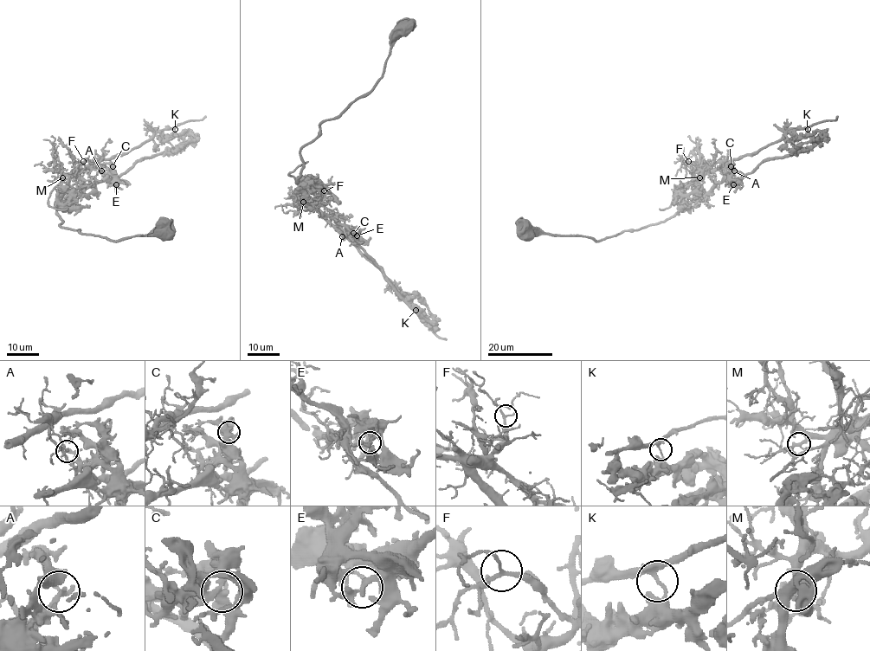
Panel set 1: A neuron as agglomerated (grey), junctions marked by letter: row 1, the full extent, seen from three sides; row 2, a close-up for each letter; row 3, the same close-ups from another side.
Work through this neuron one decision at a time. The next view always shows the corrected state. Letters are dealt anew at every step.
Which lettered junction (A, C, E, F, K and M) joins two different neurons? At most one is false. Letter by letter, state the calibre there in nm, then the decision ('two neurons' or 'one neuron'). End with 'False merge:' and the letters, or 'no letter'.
A: 190 nm | one neuron
C: 260 nm | one neuron
E: 200 nm | one neuron
F: 160 nm | one neuron
K: 240 nm | two neurons
M: 200 nm | one neuron
False merge: K

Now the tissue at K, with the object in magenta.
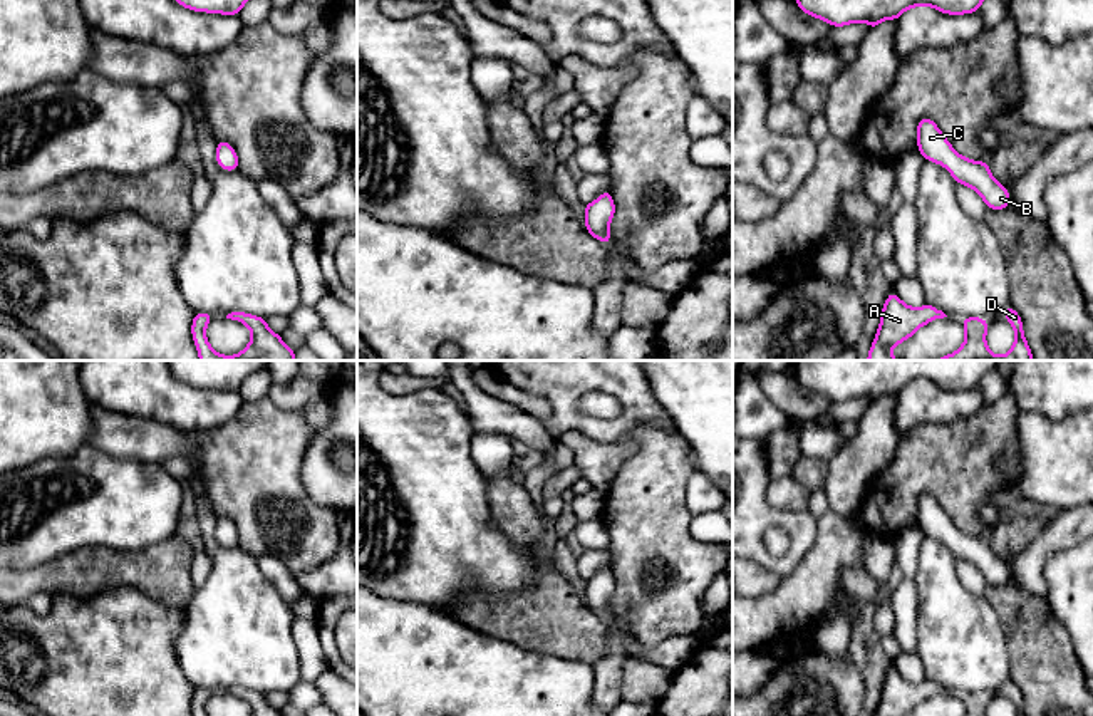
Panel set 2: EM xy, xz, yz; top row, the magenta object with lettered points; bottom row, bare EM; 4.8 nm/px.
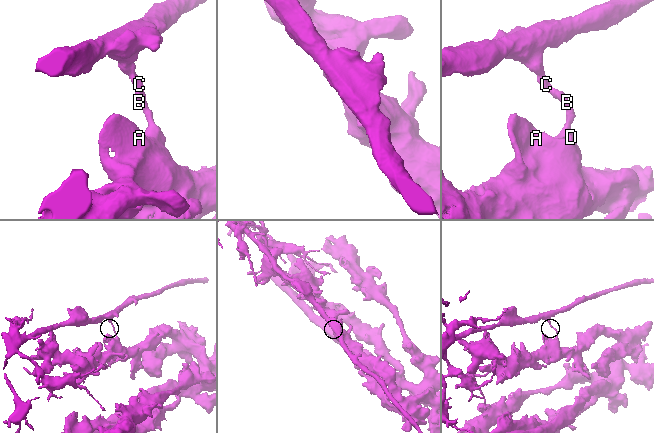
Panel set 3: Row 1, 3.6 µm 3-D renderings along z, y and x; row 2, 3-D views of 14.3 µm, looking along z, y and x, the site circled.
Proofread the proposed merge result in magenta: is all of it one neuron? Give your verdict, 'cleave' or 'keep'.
cleave

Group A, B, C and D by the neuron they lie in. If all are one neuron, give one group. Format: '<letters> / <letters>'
A B D / C

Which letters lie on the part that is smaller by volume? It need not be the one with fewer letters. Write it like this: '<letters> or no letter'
C

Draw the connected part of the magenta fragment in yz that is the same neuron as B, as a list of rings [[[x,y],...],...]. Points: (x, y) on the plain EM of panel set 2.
[[[957,527],[949,548],[954,557],[972,563],[989,585],[1006,585],[1011,579],[1009,567],[991,550],[987,537],[972,537]]]

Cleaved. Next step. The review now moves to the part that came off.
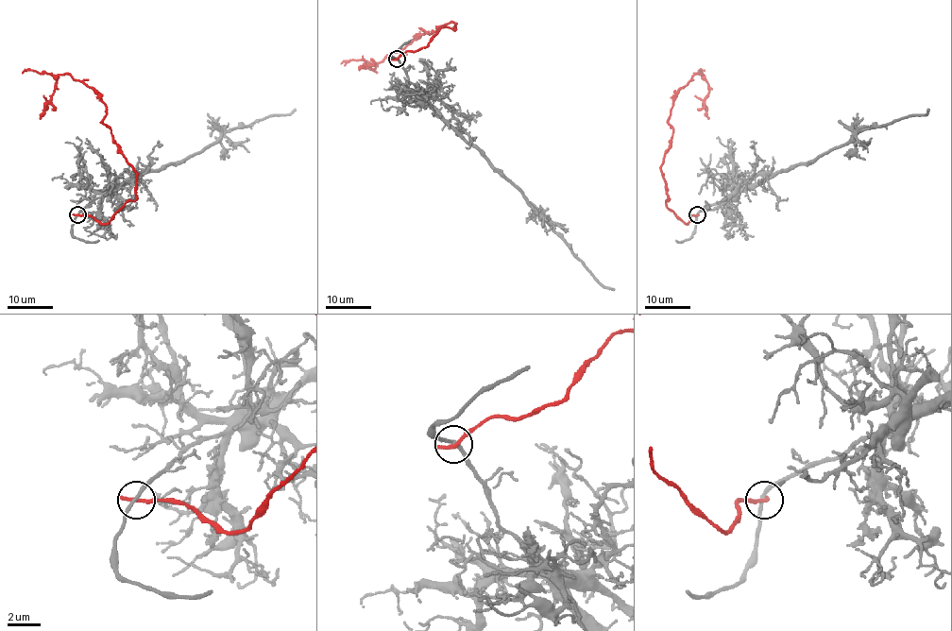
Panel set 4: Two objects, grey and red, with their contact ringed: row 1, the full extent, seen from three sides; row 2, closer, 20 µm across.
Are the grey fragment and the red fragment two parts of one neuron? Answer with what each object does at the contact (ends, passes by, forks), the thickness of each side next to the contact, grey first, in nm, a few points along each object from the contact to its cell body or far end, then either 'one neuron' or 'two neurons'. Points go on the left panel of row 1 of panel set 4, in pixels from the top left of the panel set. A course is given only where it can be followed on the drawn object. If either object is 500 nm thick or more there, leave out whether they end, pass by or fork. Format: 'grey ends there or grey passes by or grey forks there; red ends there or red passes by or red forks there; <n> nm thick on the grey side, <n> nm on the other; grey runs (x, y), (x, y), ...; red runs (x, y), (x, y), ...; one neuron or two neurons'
grey passes by; red ends there; 220 nm thick on the grey side, 300 nm on the other; grey runs (77, 215), (93, 199), (121, 189), (147, 172), (183, 162), (229, 129), (296, 110); red runs (77, 215), (107, 223), (134, 200), (133, 167), (102, 123), (100, 96), (69, 75), (58, 76), (40, 119); two neurons

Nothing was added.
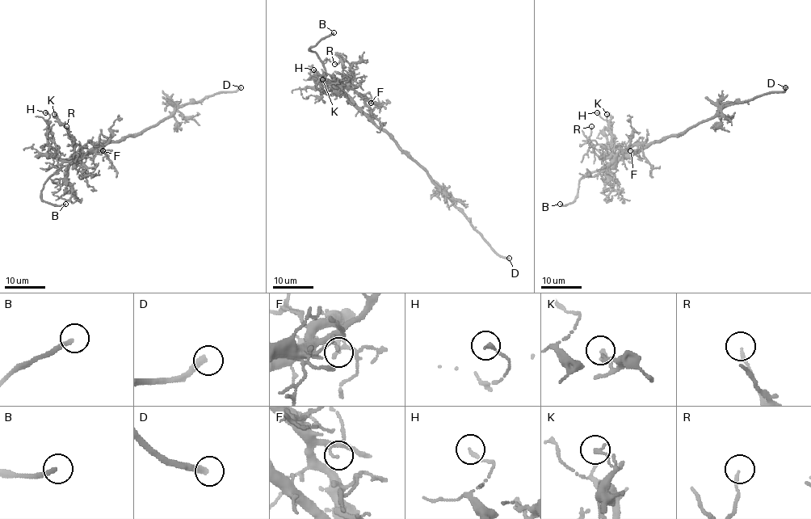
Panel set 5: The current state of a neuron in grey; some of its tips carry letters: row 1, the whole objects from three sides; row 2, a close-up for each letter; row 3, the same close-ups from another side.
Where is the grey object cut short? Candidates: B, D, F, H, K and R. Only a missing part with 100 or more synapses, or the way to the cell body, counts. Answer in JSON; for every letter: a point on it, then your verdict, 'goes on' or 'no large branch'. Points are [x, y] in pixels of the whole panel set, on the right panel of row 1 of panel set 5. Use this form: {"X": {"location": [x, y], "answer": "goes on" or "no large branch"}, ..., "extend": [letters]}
{"B": {"location": [560, 204], "answer": "goes on"}, "D": {"location": [785, 87], "answer": "goes on"}, "F": {"location": [630, 150], "answer": "no large branch"}, "H": {"location": [597, 112], "answer": "no large branch"}, "K": {"location": [607, 114], "answer": "no large branch"}, "R": {"location": [591, 126], "answer": "no large branch"}, "extend": ["B", "D"]}

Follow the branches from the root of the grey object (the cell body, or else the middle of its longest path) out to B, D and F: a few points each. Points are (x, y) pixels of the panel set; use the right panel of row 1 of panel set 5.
B: (666, 137), (589, 173), (579, 180), (574, 200), (566, 204), (560, 204)
D: (666, 137), (682, 134), (699, 122), (713, 118), (729, 105), (745, 103), (770, 93), (783, 93), (785, 87)
F: (666, 137), (645, 145), (633, 144), (628, 148), (630, 150)

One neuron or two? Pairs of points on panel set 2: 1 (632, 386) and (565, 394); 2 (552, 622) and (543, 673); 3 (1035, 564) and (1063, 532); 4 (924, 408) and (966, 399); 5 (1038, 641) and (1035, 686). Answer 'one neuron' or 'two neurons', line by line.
1: one neuron
2: two neurons
3: one neuron
4: one neuron
5: one neuron

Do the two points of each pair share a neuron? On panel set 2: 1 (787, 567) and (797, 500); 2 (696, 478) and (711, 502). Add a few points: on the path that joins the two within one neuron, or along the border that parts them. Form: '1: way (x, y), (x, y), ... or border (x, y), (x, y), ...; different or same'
1: border (768, 482), (766, 500), (773, 507), (807, 508); different
2: way (698, 483), (706, 497); same

